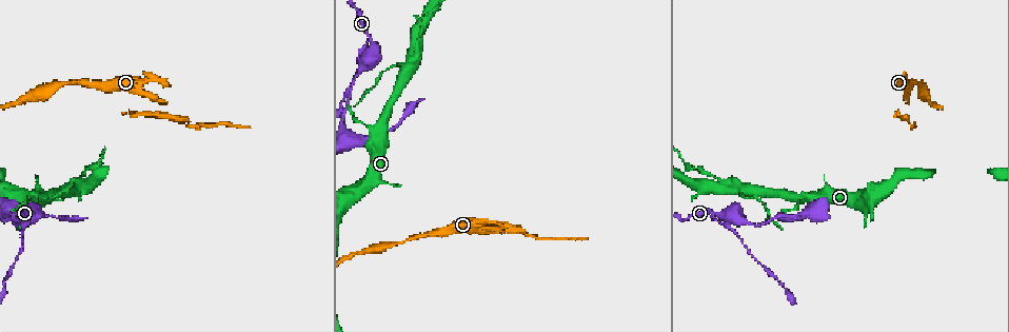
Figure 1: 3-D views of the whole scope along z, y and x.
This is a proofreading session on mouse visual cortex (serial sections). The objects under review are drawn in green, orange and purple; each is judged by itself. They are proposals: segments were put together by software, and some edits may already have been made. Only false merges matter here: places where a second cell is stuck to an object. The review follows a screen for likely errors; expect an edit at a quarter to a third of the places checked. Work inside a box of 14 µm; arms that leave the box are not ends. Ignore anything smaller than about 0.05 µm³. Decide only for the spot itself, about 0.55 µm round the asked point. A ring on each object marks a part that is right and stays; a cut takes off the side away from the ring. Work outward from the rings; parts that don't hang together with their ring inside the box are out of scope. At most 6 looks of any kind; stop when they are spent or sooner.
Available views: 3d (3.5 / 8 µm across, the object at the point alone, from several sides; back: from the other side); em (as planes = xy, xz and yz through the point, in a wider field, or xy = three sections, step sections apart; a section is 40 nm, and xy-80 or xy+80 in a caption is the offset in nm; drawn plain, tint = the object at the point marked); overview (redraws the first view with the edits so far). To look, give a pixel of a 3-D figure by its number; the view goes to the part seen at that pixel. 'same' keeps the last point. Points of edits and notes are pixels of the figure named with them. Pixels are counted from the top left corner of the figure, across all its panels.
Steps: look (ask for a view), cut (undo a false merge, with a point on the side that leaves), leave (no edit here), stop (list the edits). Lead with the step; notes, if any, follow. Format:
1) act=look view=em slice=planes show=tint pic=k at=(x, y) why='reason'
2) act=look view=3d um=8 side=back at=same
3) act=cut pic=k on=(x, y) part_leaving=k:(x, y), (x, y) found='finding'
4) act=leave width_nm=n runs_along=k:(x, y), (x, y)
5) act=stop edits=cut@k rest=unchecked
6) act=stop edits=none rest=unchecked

act=look view=3d um=3.5 pic=1 at=(410, 64) why='sharp bend'

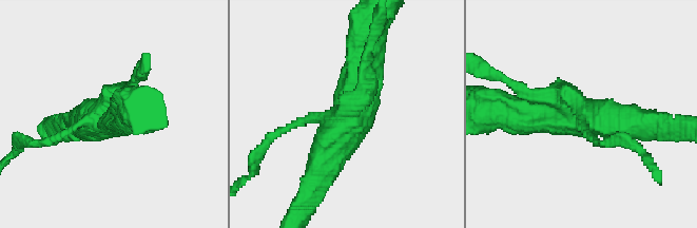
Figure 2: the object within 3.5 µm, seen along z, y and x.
act=look view=em slice=xy step=1 show=tint pic=2 at=(353, 117) why='need the tissue'

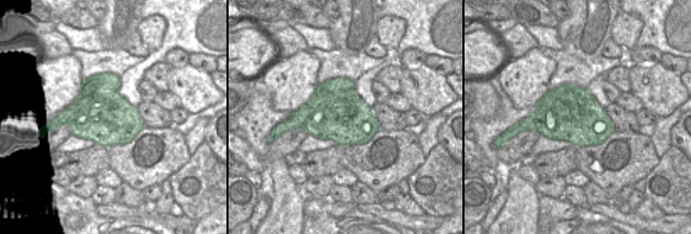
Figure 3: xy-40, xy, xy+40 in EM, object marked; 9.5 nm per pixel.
act=cut pic=2 on=(283, 130) part_leaving=2:(580, 107), (558, 88), (558, 78) found='two cells meet here'

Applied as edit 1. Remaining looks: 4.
act=look view=overview

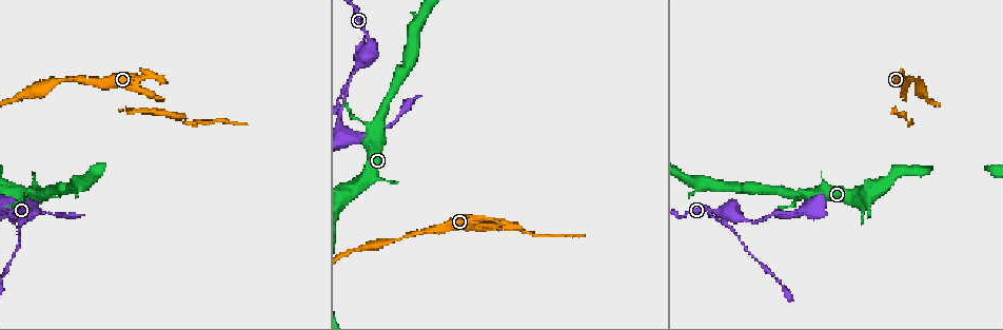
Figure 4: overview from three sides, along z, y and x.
act=look view=3d um=8 side=back pic=4 at=(33, 212) why='calibre changes'

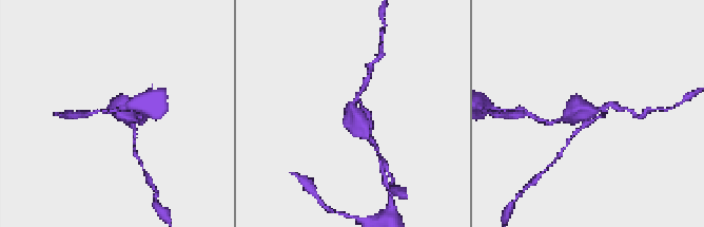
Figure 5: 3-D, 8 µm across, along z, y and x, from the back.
act=look view=3d um=3.5 pic=5 at=(590, 109) why='zoom in'

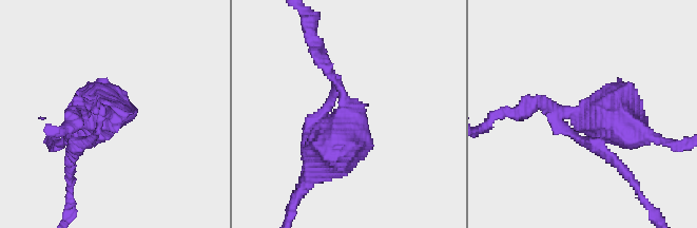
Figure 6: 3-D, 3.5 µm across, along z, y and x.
act=look view=em slice=planes show=tint pic=6 at=(349, 114) why='shape alone is not enough'

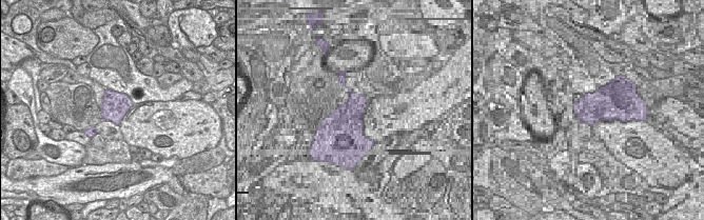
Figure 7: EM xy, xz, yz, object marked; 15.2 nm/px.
act=leave arm_widths_nm=150,200,500 runs_along=6:(530, 105), (612, 114), (641, 134) found='continuous, no second cell'

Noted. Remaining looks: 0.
act=stop edits=cut@2 rest=unchecked

